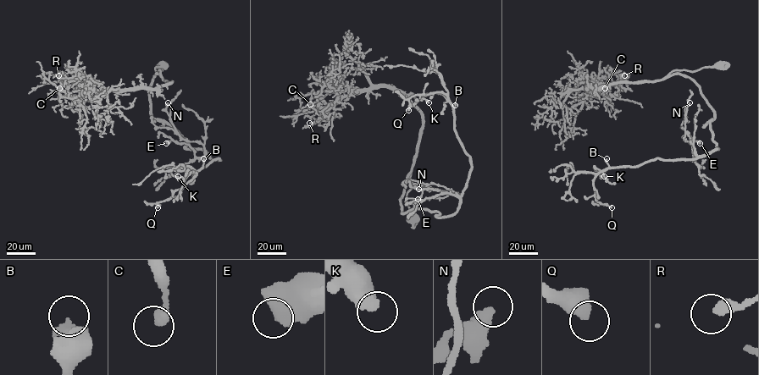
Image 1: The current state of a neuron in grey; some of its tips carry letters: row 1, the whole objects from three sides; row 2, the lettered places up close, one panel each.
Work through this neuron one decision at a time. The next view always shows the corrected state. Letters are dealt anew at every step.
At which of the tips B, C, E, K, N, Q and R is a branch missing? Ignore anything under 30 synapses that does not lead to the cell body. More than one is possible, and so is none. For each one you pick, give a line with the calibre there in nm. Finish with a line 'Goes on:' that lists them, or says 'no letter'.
B: 480 nm thick
Goes on: B

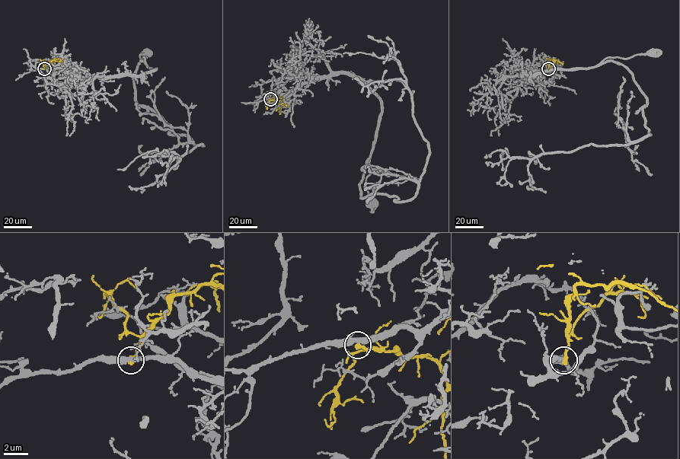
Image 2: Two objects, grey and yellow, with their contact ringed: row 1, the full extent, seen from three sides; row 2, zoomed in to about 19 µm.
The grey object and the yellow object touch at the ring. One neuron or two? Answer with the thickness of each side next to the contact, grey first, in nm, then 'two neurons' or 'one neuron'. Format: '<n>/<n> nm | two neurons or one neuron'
420/380 nm | two neurons

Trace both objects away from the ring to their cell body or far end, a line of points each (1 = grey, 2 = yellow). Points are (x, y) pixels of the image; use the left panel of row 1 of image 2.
1: (44, 68), (82, 71), (98, 77), (140, 76), (155, 68), (148, 66), (145, 57), (139, 57), (148, 53)
2: (44, 68), (49, 61), (54, 59), (55, 64)

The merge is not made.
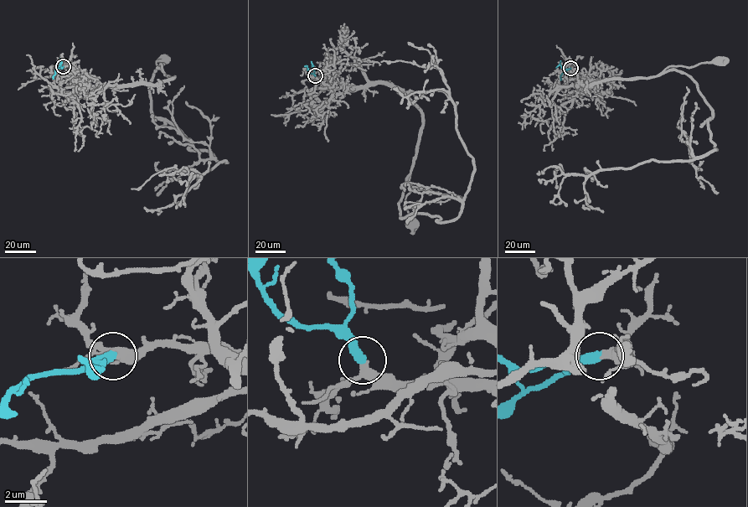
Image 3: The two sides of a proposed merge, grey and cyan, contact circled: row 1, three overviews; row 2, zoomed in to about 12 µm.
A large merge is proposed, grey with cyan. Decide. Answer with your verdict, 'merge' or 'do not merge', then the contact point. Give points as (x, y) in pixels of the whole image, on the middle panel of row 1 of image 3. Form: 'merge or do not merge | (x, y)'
merge | (315, 75)

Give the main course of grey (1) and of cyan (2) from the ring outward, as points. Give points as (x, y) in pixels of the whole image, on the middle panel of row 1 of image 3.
1: (315, 76), (353, 85), (390, 85), (420, 111), (422, 128), (410, 176), (412, 190), (405, 201), (414, 224)
2: (315, 75), (305, 65)

